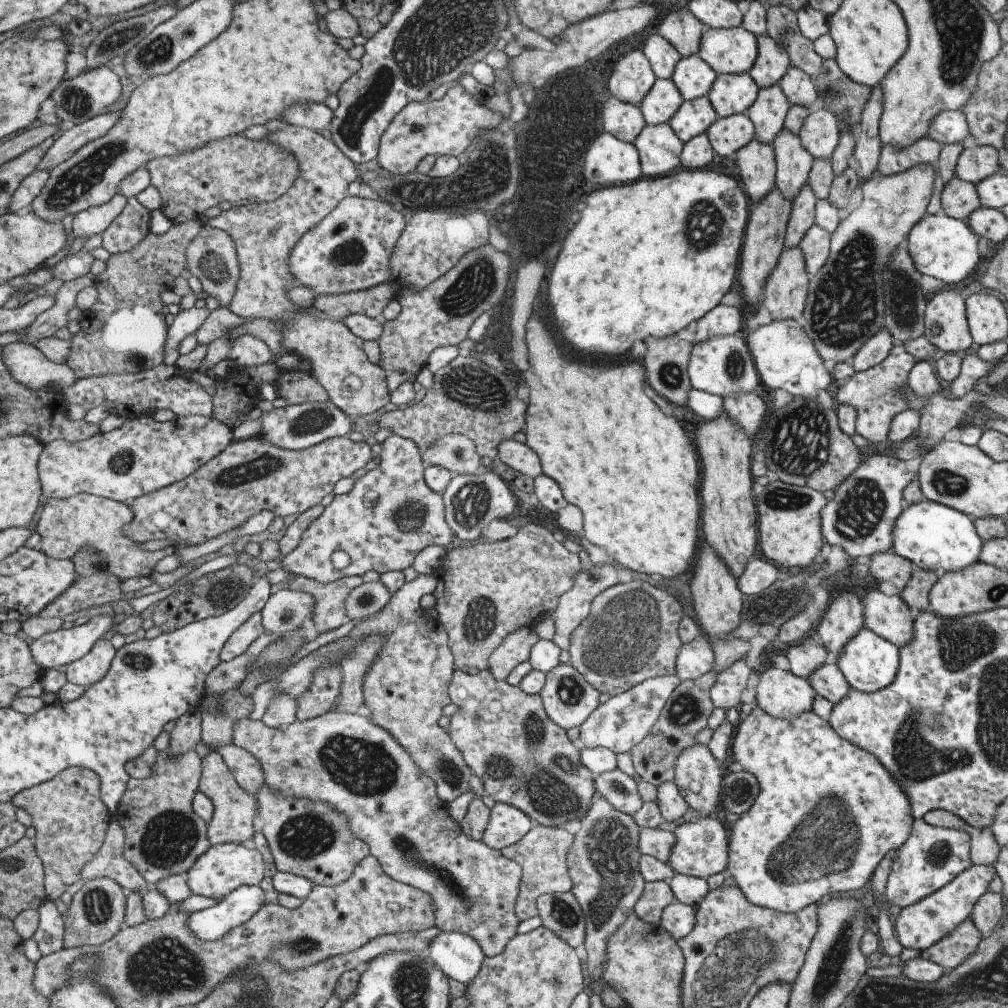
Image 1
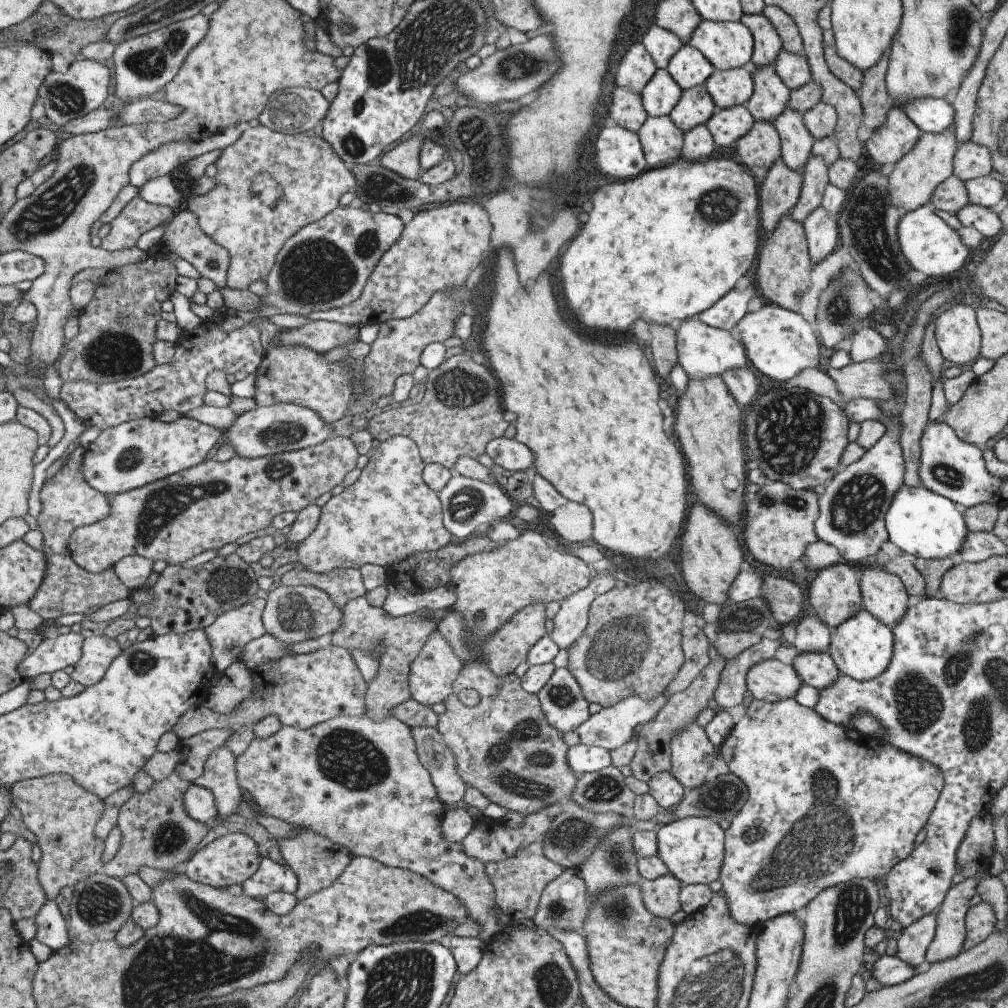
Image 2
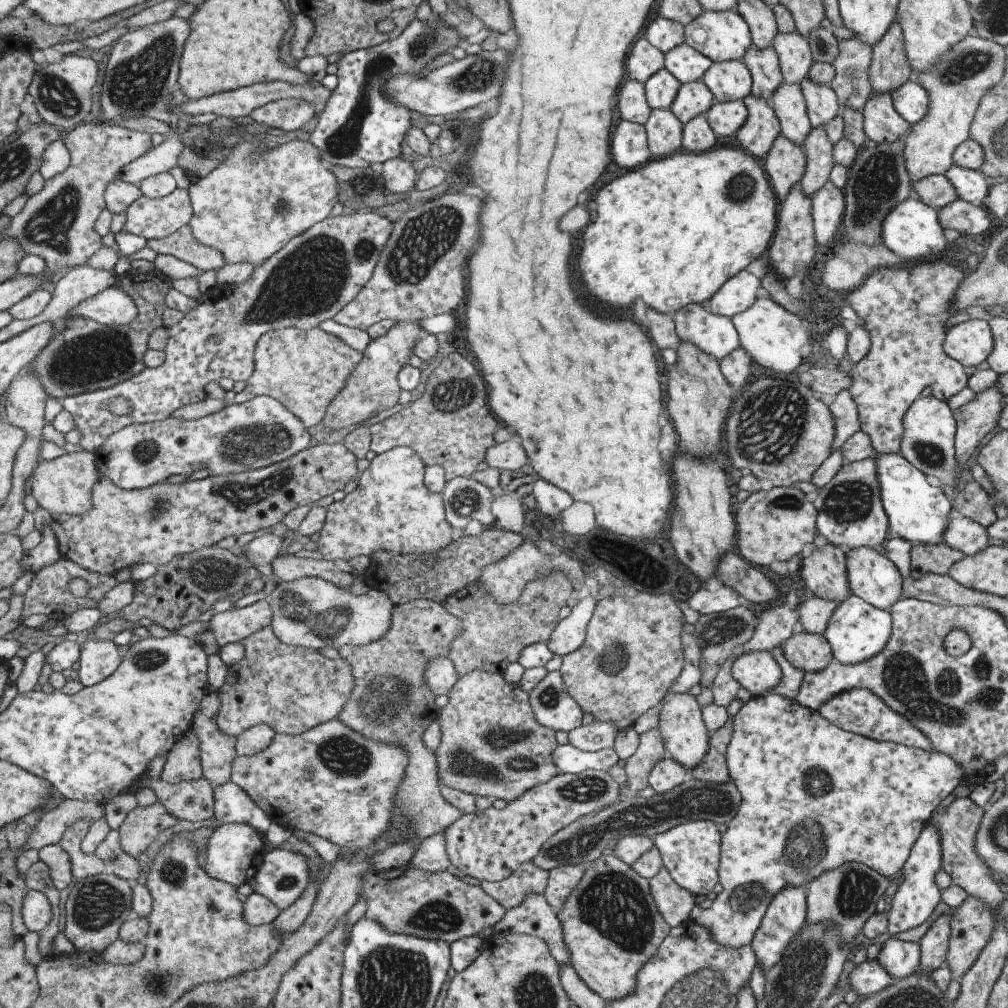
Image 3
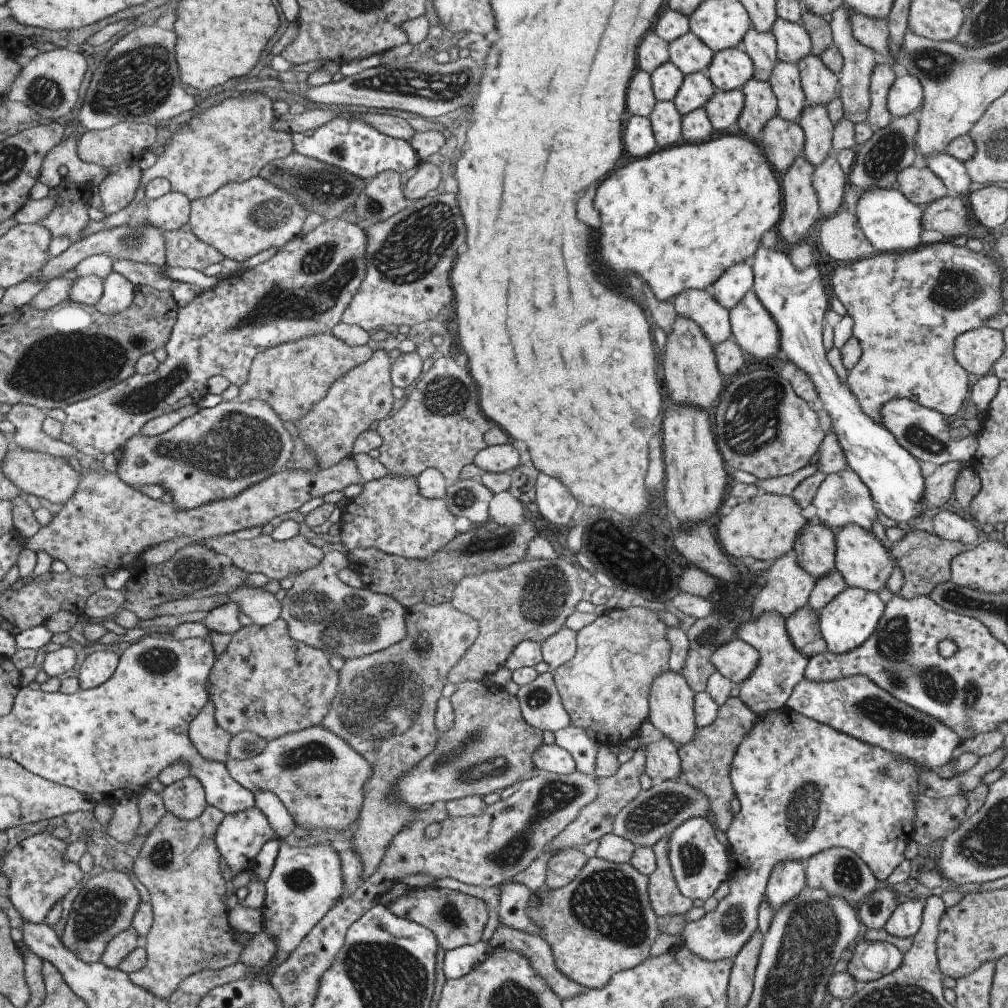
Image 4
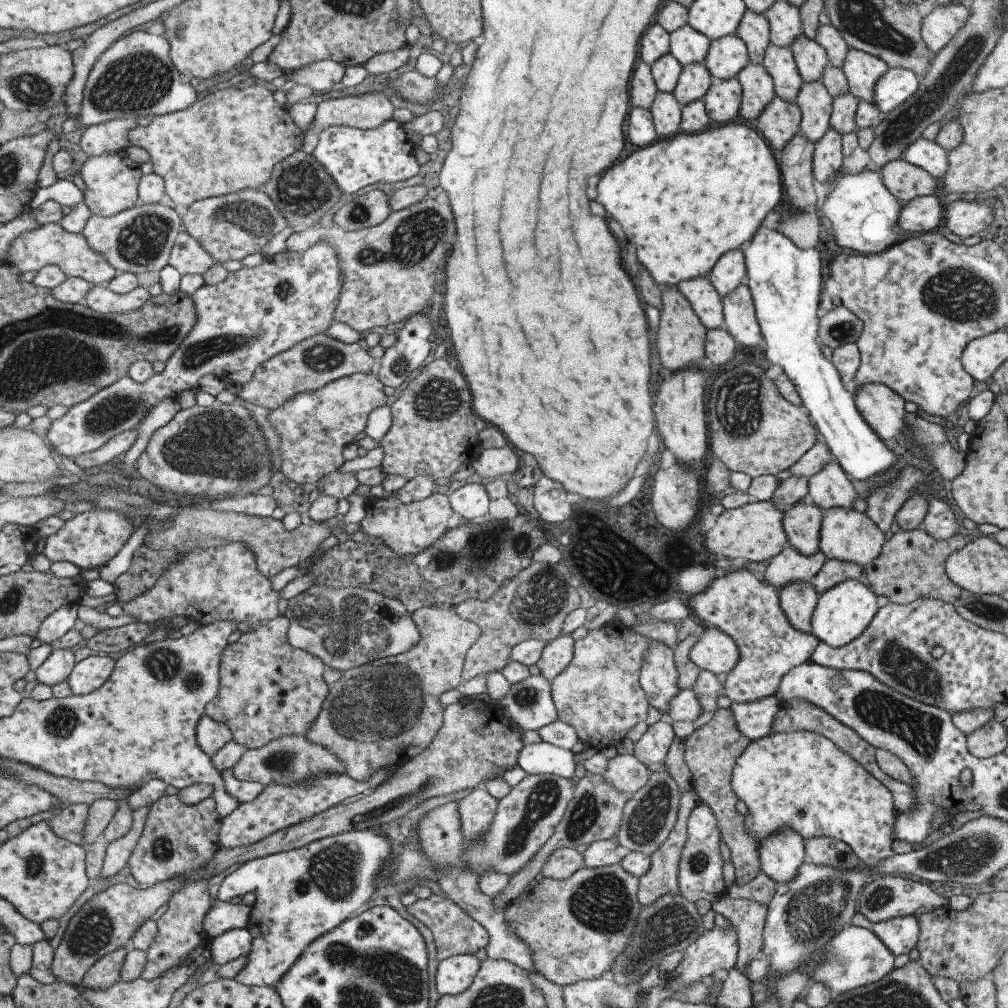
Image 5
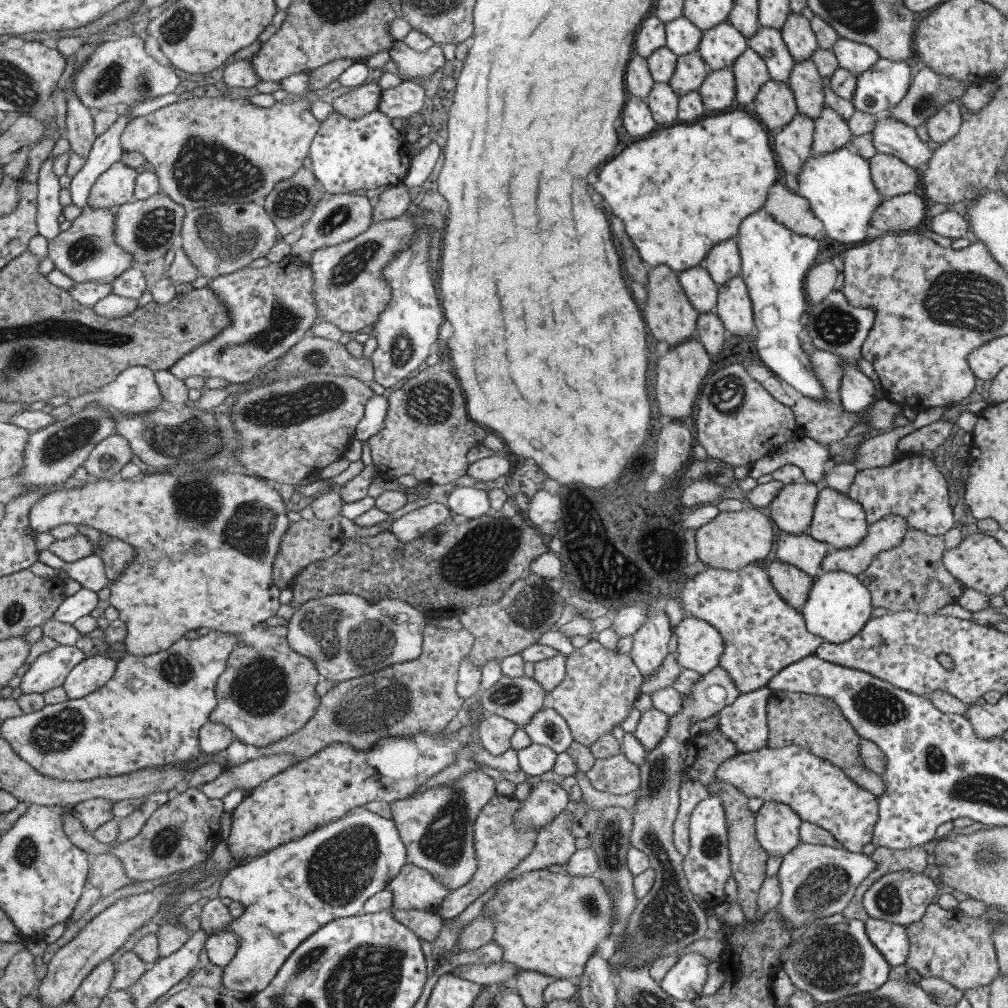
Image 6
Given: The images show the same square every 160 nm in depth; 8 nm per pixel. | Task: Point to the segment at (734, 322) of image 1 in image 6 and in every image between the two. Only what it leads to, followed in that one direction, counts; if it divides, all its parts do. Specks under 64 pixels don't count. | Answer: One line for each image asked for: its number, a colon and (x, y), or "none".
2: (723, 314)
3: (737, 293)
4: (735, 280)
5: (728, 271)
6: (722, 262)

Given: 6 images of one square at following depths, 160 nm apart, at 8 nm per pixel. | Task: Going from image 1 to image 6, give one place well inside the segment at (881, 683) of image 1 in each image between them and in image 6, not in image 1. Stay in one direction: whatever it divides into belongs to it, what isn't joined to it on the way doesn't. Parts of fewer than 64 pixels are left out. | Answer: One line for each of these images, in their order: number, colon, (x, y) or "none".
2: (861, 647)
3: (856, 630)
4: (846, 620)
5: (840, 614)
6: (837, 605)

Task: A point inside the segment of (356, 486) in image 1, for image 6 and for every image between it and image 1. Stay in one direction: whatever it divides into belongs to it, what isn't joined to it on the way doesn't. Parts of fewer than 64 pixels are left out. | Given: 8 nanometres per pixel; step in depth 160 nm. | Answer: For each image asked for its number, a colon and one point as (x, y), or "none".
2: (389, 513)
3: (390, 509)
4: (390, 515)
5: (406, 529)
6: (413, 524)

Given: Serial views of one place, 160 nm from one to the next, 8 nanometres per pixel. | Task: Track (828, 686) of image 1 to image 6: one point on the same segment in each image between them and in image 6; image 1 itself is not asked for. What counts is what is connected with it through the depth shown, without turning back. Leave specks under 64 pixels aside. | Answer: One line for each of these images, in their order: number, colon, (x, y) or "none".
2: (817, 669)
3: (810, 652)
4: (802, 627)
5: (797, 599)
6: (792, 585)

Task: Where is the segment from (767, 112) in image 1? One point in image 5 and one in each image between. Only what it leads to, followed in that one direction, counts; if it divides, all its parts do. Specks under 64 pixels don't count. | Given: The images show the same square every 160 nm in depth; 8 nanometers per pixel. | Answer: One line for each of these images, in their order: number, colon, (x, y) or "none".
2: (769, 95)
3: (762, 64)
4: (760, 47)
5: (752, 29)

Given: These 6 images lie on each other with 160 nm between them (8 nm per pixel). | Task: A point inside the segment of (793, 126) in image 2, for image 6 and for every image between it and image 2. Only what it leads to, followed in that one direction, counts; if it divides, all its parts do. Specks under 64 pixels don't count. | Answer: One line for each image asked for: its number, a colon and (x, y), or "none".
3: (787, 101)
4: (784, 80)
5: (778, 61)
6: (765, 41)

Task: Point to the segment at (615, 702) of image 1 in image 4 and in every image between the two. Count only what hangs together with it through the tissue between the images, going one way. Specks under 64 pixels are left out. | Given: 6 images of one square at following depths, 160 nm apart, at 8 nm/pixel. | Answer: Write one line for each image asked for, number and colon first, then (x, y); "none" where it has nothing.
2: (609, 728)
3: (599, 734)
4: (574, 740)

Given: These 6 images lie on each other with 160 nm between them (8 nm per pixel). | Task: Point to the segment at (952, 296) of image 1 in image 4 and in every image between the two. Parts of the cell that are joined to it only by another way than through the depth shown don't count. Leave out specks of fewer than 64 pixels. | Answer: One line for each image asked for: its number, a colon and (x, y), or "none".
2: (957, 333)
3: (969, 343)
4: (975, 350)

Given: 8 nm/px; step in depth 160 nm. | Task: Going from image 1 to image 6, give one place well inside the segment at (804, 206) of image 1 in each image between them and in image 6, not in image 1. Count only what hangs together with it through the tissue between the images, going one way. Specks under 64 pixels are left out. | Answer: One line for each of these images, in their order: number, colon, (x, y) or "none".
2: (814, 172)
3: (817, 148)
4: (814, 120)
5: (815, 105)
6: (805, 82)

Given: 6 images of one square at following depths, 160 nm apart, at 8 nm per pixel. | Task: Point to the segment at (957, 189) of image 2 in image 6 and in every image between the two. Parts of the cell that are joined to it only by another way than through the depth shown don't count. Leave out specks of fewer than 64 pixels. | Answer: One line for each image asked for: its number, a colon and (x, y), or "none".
3: (935, 191)
4: (920, 186)
5: (904, 181)
6: (890, 176)

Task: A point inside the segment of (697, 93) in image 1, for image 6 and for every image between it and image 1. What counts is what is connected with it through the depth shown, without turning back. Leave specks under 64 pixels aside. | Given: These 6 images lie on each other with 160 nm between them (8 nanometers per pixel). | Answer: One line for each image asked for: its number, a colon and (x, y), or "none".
2: (687, 67)
3: (684, 62)
4: (687, 53)
5: (688, 46)
6: (681, 36)

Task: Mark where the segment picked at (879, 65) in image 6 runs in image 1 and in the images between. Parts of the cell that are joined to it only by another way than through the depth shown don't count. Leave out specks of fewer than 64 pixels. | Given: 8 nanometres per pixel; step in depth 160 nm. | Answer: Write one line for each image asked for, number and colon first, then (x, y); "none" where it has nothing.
1: (946, 127)
2: (931, 115)
3: (909, 100)
4: (904, 95)
5: (893, 87)

